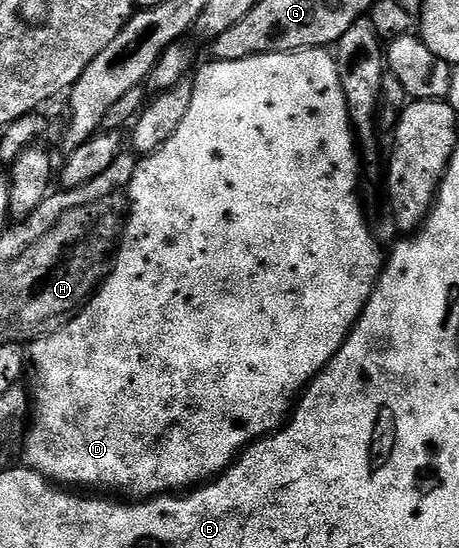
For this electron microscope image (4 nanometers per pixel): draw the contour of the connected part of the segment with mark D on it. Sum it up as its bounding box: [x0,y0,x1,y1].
[21,47,384,501]

